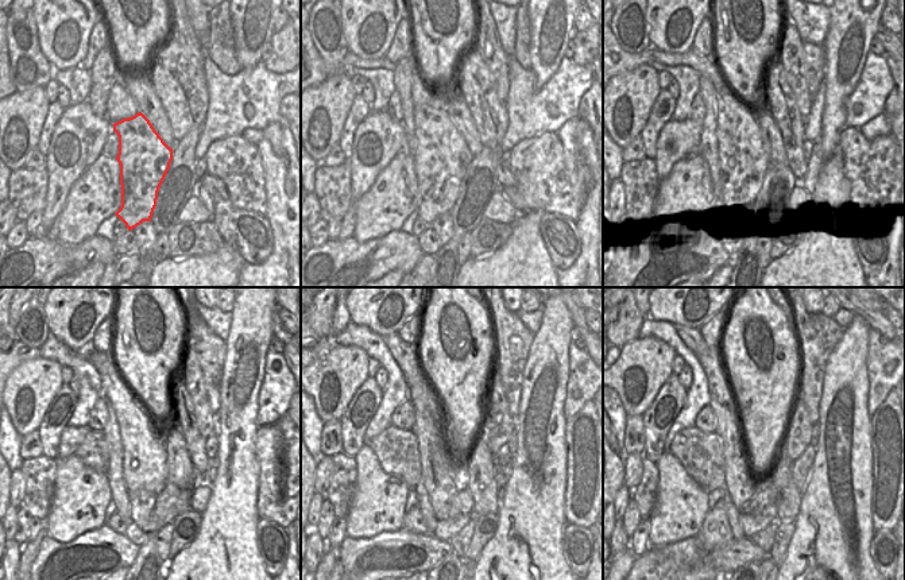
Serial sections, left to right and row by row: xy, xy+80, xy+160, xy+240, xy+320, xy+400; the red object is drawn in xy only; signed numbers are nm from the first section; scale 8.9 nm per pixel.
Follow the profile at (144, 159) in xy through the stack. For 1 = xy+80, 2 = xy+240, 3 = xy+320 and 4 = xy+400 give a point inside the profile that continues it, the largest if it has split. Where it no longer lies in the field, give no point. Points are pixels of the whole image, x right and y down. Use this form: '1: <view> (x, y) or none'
1: xy+80 (441, 158)
2: xy+240 (143, 457)
3: xy+320 (406, 355)
4: xy+400 (692, 337)

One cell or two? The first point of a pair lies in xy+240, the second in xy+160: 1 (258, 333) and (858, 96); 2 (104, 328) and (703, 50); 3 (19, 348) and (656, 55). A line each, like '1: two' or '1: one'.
1: two
2: one
3: one

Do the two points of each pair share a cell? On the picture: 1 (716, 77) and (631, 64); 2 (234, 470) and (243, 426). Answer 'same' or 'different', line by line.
1: same
2: same

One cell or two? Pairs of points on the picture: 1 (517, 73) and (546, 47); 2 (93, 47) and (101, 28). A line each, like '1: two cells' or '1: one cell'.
1: two cells
2: one cell

